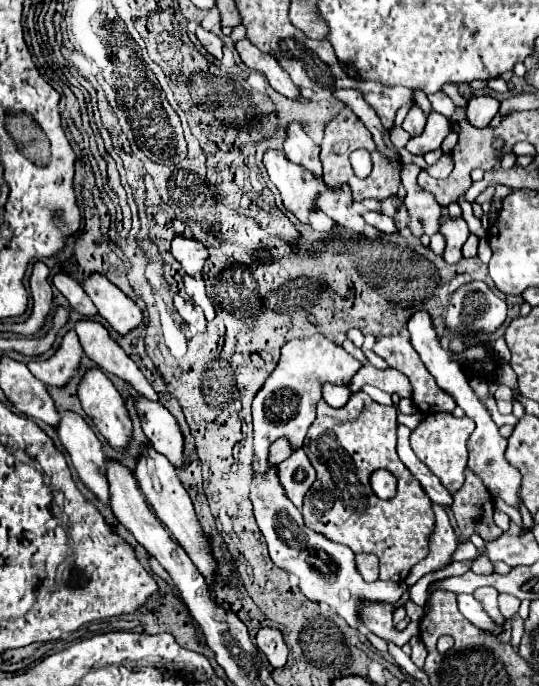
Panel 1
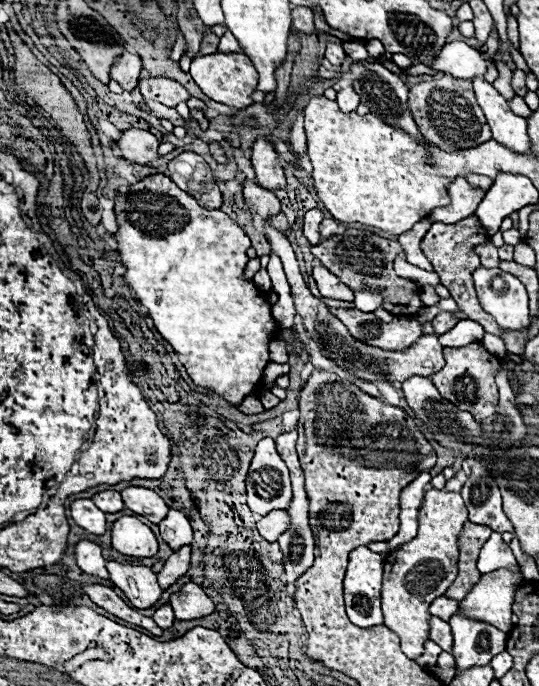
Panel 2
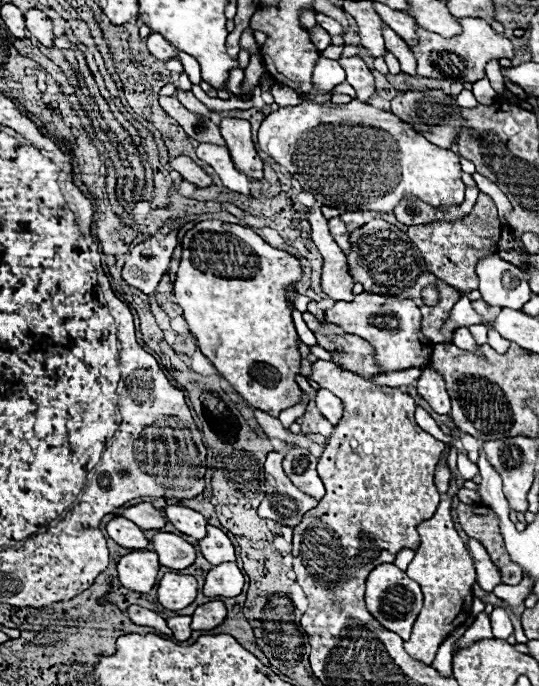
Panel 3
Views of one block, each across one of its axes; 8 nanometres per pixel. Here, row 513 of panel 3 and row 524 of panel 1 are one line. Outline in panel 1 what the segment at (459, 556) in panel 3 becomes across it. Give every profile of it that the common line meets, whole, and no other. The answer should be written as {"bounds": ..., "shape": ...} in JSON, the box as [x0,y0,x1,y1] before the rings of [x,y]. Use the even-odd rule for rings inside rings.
{"bounds":[406,506,458,586],"shape":[[[434,506],[434,512],[436,512],[436,530],[430,536],[430,554],[410,570],[410,574],[406,578],[408,586],[418,582],[428,572],[446,568],[456,550],[458,540],[456,540],[454,528],[450,526],[448,514],[444,512],[444,508],[438,508],[438,506]]]}

